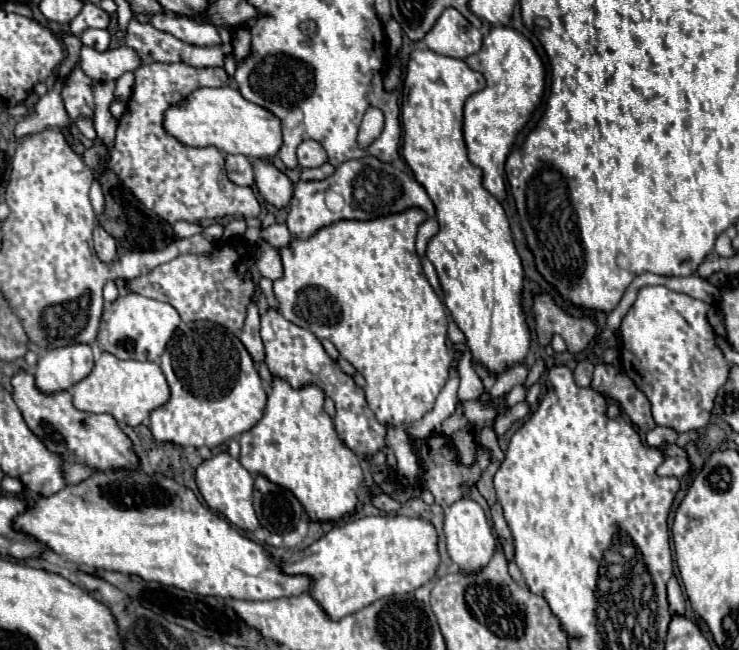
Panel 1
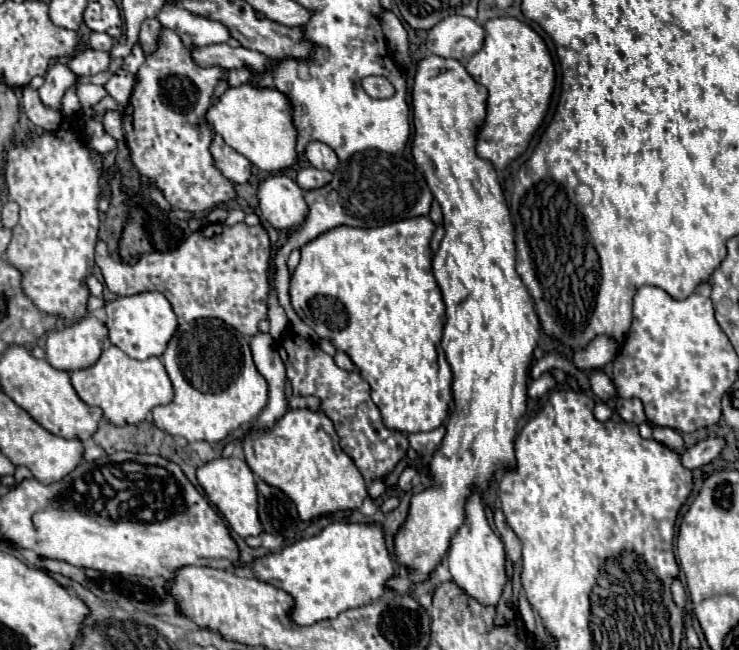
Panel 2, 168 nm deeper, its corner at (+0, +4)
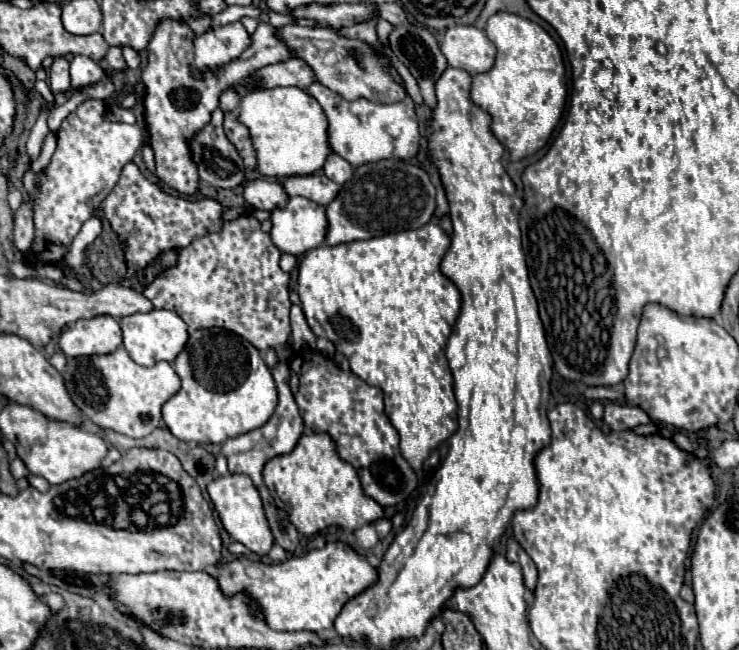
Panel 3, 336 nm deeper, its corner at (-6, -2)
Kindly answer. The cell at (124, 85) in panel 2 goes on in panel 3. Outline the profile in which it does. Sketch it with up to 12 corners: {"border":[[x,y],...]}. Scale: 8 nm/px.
{"border":[[120,46],[126,68],[140,66],[140,54],[130,46]]}

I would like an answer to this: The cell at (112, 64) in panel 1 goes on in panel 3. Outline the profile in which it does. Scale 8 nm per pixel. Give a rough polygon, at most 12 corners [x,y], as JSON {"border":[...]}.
{"border":[[74,56],[70,78],[74,88],[96,84],[102,66],[88,56]]}

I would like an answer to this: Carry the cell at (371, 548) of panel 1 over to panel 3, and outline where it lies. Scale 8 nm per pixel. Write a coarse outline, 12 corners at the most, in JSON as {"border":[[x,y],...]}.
{"border":[[346,542],[280,564],[238,558],[218,582],[272,630],[322,632],[378,570]]}

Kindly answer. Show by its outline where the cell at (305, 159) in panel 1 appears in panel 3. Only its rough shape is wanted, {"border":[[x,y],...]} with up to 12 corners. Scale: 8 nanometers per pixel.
{"border":[[334,152],[322,170],[330,180],[344,184],[352,166]]}

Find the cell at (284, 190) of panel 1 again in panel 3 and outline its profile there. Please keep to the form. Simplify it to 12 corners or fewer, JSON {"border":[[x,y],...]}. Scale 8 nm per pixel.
{"border":[[290,196],[270,212],[270,238],[300,256],[324,242],[324,206]]}

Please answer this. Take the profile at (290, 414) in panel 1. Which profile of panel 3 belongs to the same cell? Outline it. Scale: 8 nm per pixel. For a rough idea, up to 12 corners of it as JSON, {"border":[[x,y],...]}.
{"border":[[302,434],[262,476],[304,536],[382,516],[328,434]]}

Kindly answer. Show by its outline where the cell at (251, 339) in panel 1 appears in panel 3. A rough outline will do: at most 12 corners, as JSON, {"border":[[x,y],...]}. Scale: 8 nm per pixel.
{"border":[[288,366],[272,376],[278,406],[270,420],[228,438],[228,470],[262,484],[262,466],[288,454],[304,432]]}

